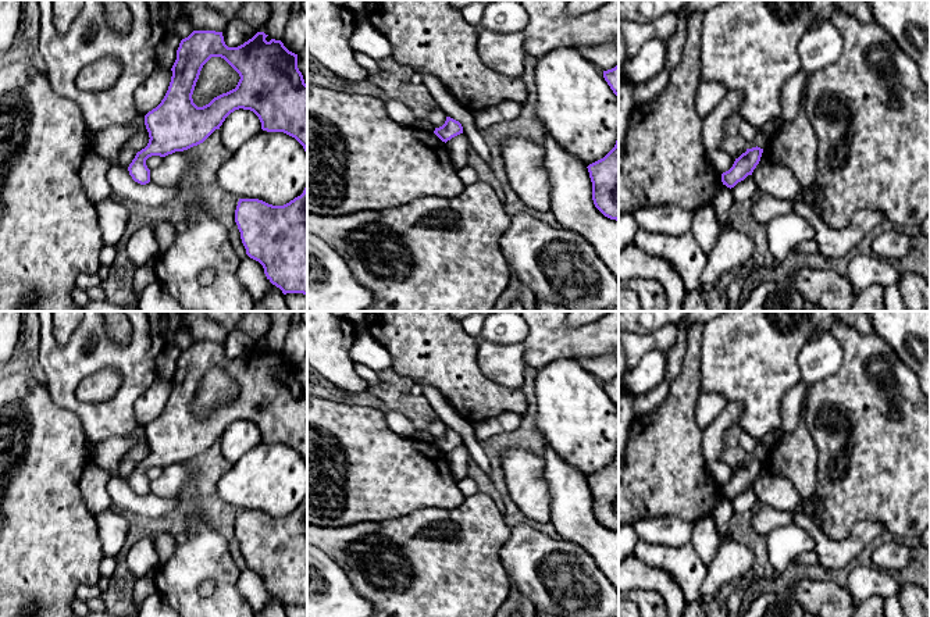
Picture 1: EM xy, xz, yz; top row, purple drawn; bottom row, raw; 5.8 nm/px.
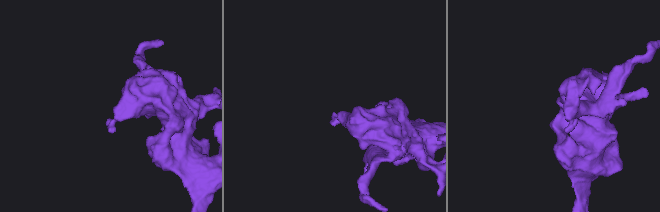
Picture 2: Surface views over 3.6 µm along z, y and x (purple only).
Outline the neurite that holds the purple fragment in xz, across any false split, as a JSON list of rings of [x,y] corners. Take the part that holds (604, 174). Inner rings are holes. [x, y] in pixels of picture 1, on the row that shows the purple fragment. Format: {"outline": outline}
{"outline": [[[619,135],[614,147],[587,168],[595,207],[605,217],[619,221]]]}

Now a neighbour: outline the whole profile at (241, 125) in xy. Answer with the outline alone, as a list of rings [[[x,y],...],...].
[[[235,110],[220,126],[221,140],[231,153],[239,150],[247,140],[261,132],[259,117],[250,110]]]

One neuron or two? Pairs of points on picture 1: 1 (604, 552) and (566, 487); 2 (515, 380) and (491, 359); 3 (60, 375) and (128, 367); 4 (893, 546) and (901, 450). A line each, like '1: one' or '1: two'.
1: one
2: one
3: one
4: two

